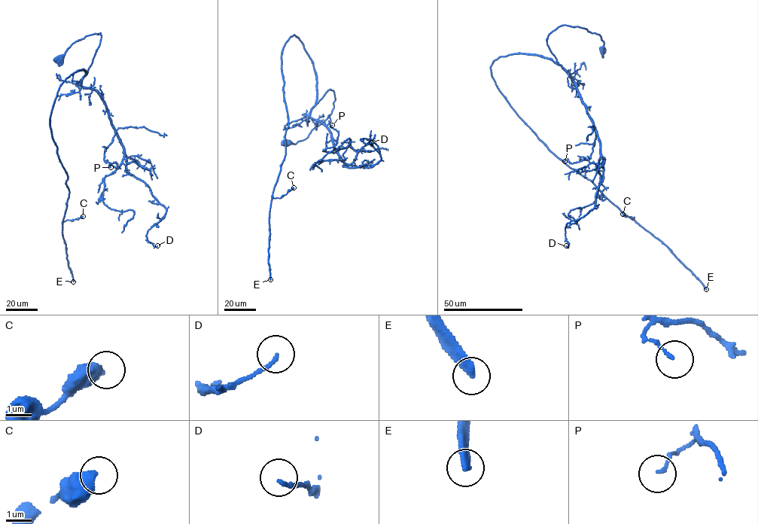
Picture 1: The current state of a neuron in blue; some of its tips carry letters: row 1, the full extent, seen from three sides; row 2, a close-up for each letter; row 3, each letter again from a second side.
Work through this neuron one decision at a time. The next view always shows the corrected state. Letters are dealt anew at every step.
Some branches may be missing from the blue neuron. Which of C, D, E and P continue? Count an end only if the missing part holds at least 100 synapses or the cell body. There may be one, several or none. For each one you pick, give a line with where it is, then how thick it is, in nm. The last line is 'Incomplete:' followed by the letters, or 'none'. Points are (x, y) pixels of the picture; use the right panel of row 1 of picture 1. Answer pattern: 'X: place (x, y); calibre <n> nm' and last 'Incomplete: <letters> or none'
E: place (706, 289); calibre 360 nm
Incomplete: E

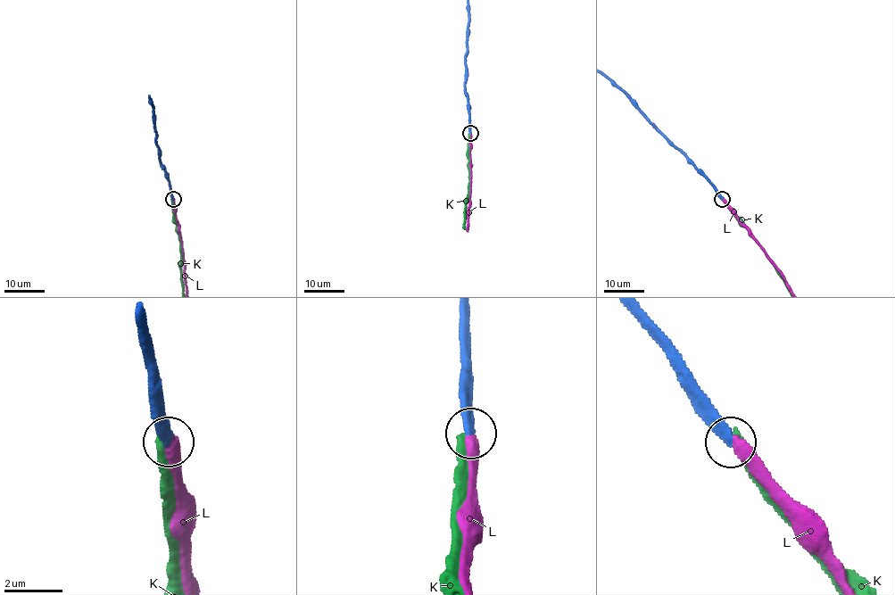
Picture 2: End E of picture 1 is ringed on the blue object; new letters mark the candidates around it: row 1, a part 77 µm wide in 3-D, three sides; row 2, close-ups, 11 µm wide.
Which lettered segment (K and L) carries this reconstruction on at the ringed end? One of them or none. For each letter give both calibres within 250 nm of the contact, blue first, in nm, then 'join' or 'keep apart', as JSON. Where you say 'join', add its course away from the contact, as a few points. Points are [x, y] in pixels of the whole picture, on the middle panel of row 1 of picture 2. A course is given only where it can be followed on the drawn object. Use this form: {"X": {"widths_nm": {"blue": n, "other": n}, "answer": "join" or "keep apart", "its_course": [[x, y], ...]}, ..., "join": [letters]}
{"K": {"widths_nm": {"blue": 400, "other": 380}, "answer": "keep apart"}, "L": {"widths_nm": {"blue": 380, "other": 400}, "answer": "join"}, "join": ["L"]}

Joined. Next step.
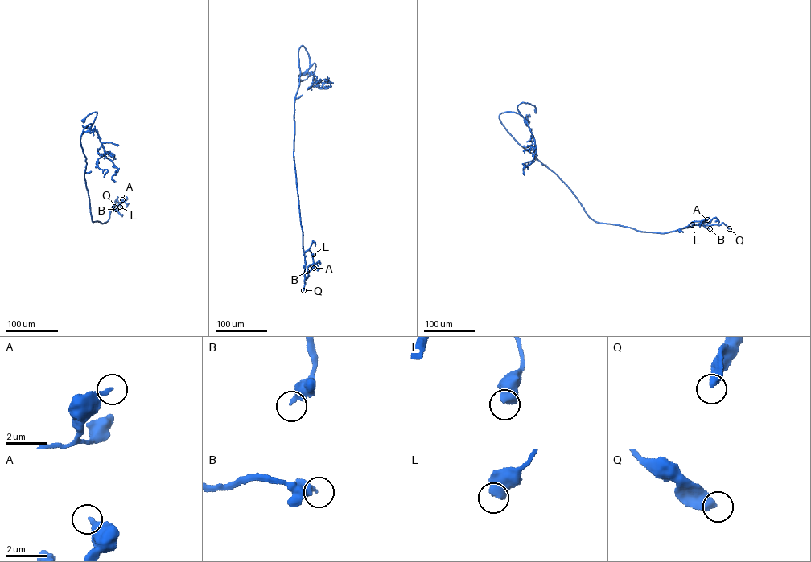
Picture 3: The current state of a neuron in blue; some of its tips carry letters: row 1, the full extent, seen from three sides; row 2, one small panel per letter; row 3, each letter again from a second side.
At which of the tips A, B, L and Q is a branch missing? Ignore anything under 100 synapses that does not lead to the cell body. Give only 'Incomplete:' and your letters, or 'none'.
Incomplete: none

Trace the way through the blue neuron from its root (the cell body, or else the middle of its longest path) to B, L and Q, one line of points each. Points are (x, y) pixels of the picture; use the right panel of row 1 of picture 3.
B: (535, 111), (521, 102), (520, 115), (507, 112), (499, 118), (592, 219), (660, 233), (694, 221), (710, 228)
L: (535, 111), (521, 102), (520, 115), (507, 112), (499, 118), (567, 186), (590, 218), (660, 233), (692, 224)
Q: (535, 111), (521, 102), (520, 115), (499, 118), (595, 221), (660, 233), (694, 224), (729, 228)

